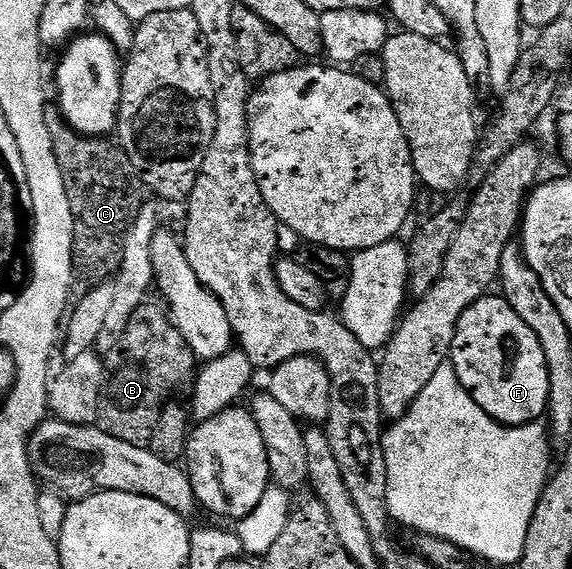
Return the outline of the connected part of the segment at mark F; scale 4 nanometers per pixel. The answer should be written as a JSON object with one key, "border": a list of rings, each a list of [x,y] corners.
{"border":[[[489,294],[484,296],[458,322],[458,330],[454,334],[450,363],[458,374],[462,386],[500,424],[517,428],[523,424],[535,424],[548,411],[548,394],[550,392],[550,374],[546,366],[546,354],[542,354],[542,342],[538,342],[538,334],[518,318],[518,314],[504,301],[503,295]]]}

